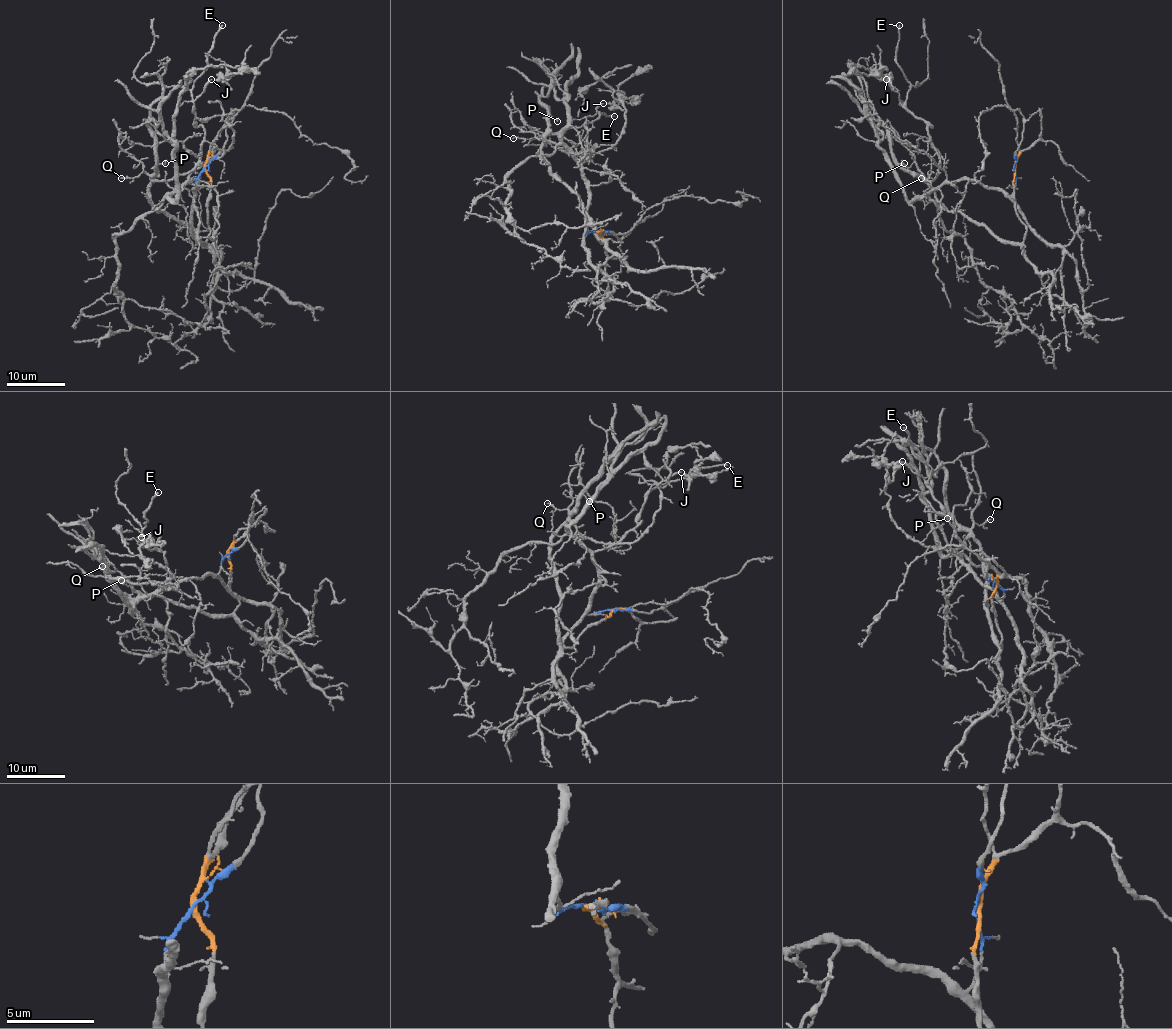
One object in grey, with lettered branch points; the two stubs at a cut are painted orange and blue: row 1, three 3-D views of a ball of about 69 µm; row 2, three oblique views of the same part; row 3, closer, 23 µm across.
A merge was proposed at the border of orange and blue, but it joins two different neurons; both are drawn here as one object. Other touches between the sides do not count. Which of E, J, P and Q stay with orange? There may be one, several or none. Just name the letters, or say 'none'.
E, J, P, Q

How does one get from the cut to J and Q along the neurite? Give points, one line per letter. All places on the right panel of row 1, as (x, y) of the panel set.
J: (1015, 167), (1026, 230), (1003, 243), (925, 182), (938, 175), (932, 125), (887, 78)
Q: (1015, 167), (1015, 212), (1026, 230), (1021, 243), (1003, 243), (983, 225), (949, 211), (922, 177)

